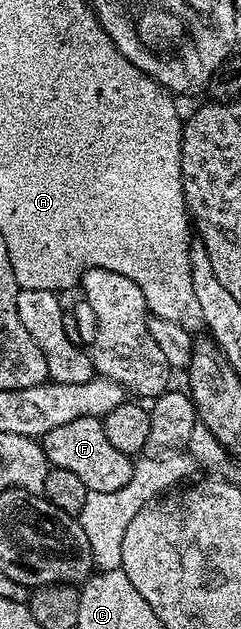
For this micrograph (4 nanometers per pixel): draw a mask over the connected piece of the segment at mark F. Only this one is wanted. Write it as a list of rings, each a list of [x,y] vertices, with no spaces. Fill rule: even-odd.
[[[85,416],[76,418],[74,422],[64,422],[62,426],[48,430],[48,434],[40,438],[40,443],[51,468],[69,470],[71,474],[76,474],[76,478],[84,482],[87,492],[118,490],[132,476],[134,464],[131,457],[120,454],[120,450],[116,450],[116,446],[108,442],[99,417]]]

